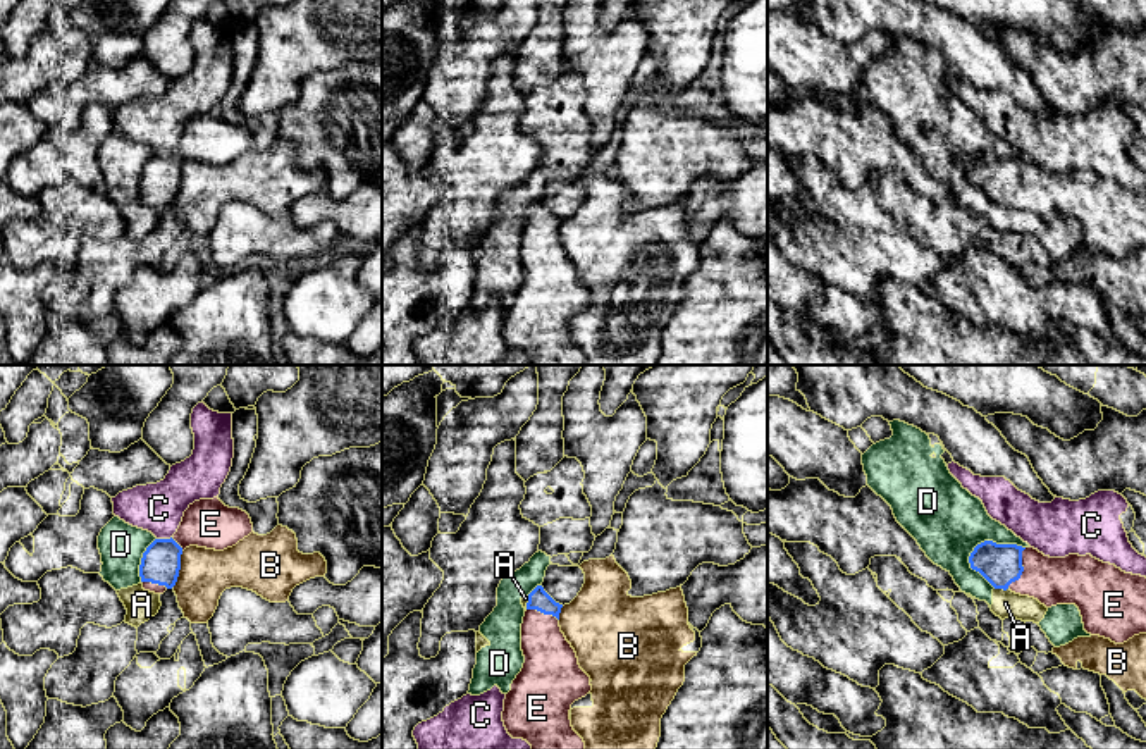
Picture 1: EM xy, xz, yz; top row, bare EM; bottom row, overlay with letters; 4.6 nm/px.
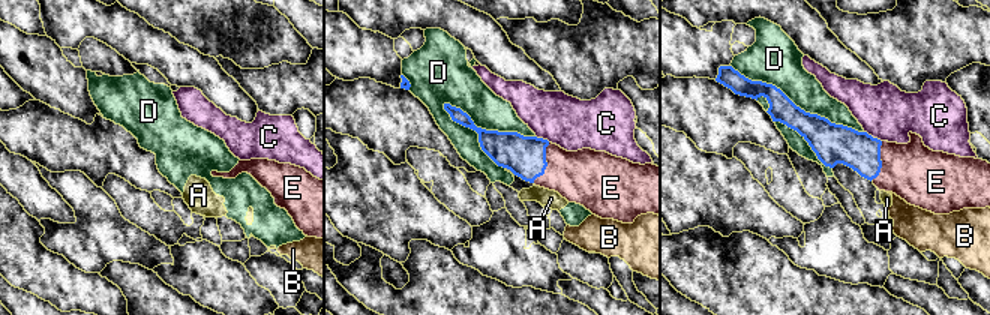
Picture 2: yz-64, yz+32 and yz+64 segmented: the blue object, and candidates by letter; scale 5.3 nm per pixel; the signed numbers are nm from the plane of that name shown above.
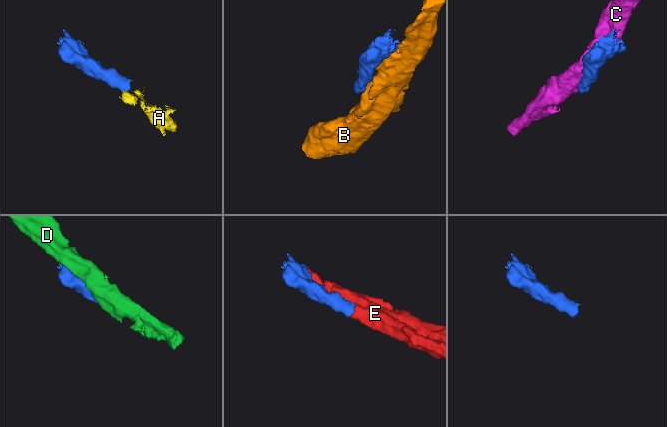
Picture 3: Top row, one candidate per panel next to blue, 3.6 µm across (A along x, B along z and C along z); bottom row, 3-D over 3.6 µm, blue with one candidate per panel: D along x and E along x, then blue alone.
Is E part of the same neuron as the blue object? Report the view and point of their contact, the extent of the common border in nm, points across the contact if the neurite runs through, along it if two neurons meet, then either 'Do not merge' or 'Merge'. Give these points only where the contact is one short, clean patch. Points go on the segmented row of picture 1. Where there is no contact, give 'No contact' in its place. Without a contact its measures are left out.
Touches blue at yz (1022, 569). Shared border 220 nm. Merge

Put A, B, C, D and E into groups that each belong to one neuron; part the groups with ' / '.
A D / B / C / E

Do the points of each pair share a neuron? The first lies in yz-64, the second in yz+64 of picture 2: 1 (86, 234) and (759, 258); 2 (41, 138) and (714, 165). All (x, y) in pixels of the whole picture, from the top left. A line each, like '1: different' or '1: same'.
1: different
2: different

